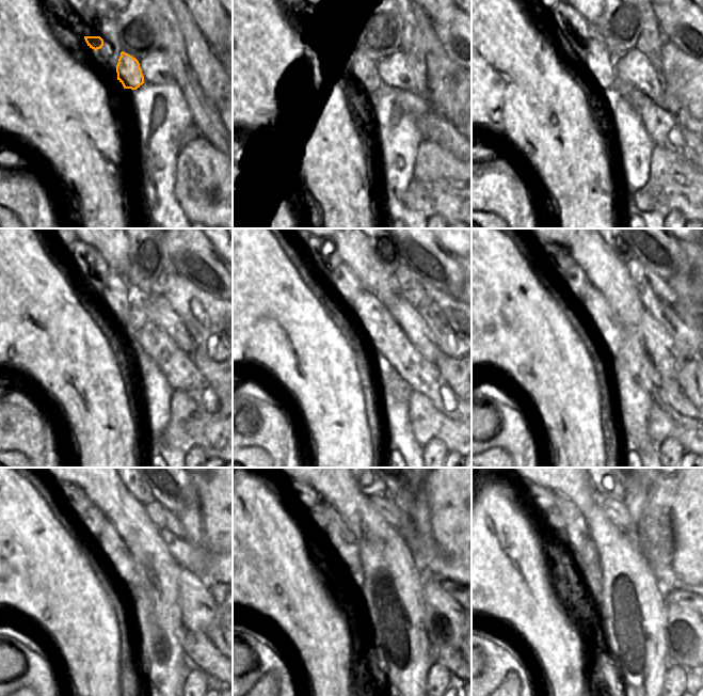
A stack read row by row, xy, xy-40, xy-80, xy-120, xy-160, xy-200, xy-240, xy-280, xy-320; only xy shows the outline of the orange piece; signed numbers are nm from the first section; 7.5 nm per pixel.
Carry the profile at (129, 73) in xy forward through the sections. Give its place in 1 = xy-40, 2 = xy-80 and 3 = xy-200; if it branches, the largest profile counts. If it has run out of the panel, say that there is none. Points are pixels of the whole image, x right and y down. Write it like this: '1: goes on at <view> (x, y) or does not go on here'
1: goes on at xy-40 (363, 67)
2: goes on at xy-80 (600, 65)
3: goes on at xy-200 (574, 281)

